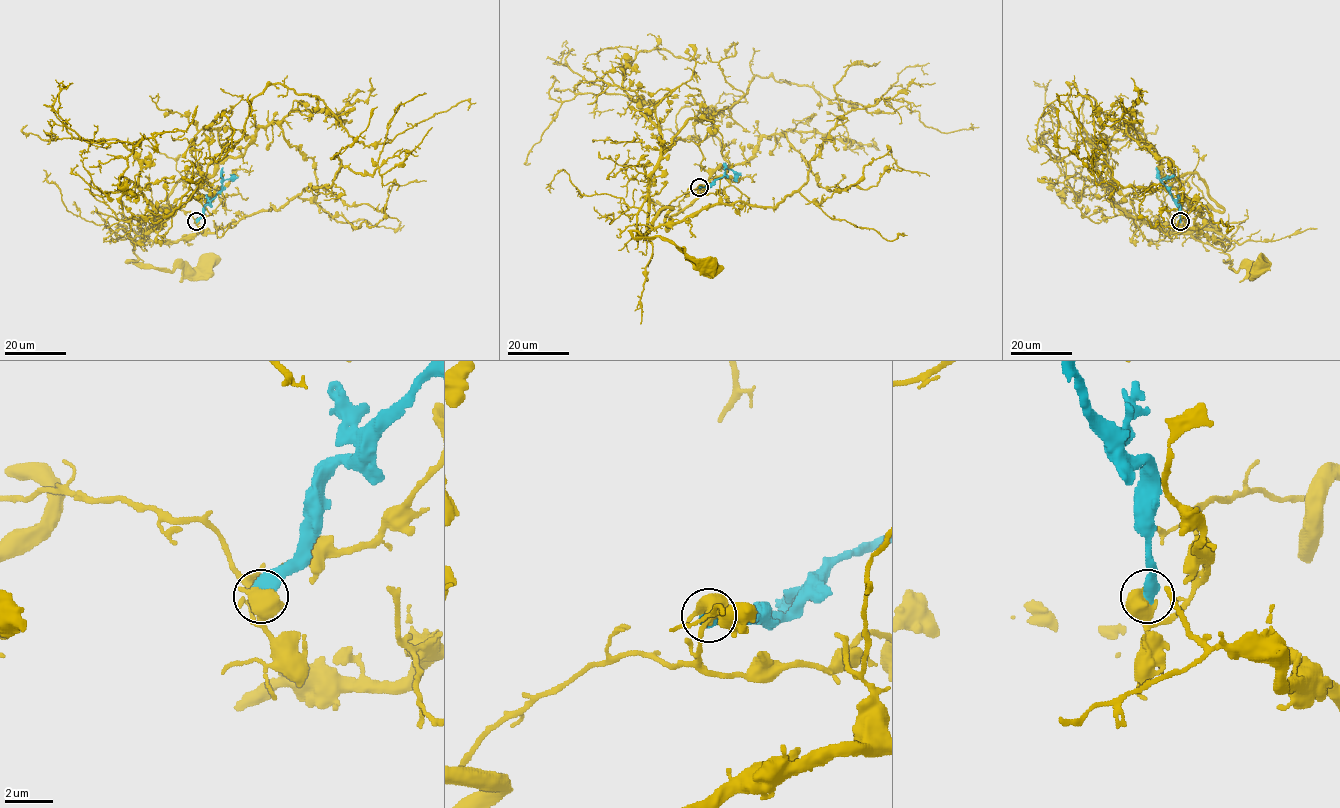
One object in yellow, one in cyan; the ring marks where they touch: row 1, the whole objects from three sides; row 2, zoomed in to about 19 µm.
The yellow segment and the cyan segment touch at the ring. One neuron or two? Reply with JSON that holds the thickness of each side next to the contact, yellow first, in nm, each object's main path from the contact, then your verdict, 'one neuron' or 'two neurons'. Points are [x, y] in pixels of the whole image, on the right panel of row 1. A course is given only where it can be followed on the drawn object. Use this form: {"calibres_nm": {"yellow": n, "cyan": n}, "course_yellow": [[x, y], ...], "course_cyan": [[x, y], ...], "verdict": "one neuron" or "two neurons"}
{"calibres_nm": {"yellow": 550, "cyan": 650}, "course_yellow": [[1179, 221], [1186, 211], [1163, 175], [1153, 192], [1130, 200], [1141, 220], [1222, 250], [1236, 271], [1258, 267]], "course_cyan": [[1179, 221], [1180, 205], [1161, 181], [1175, 175]], "verdict": "two neurons"}

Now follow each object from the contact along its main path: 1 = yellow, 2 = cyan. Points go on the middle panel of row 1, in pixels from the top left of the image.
1: (699, 186), (729, 185), (709, 179), (699, 146), (681, 137), (650, 179), (640, 235), (631, 232), (708, 265)
2: (699, 186), (708, 187), (724, 175), (726, 168), (734, 173), (737, 182)

